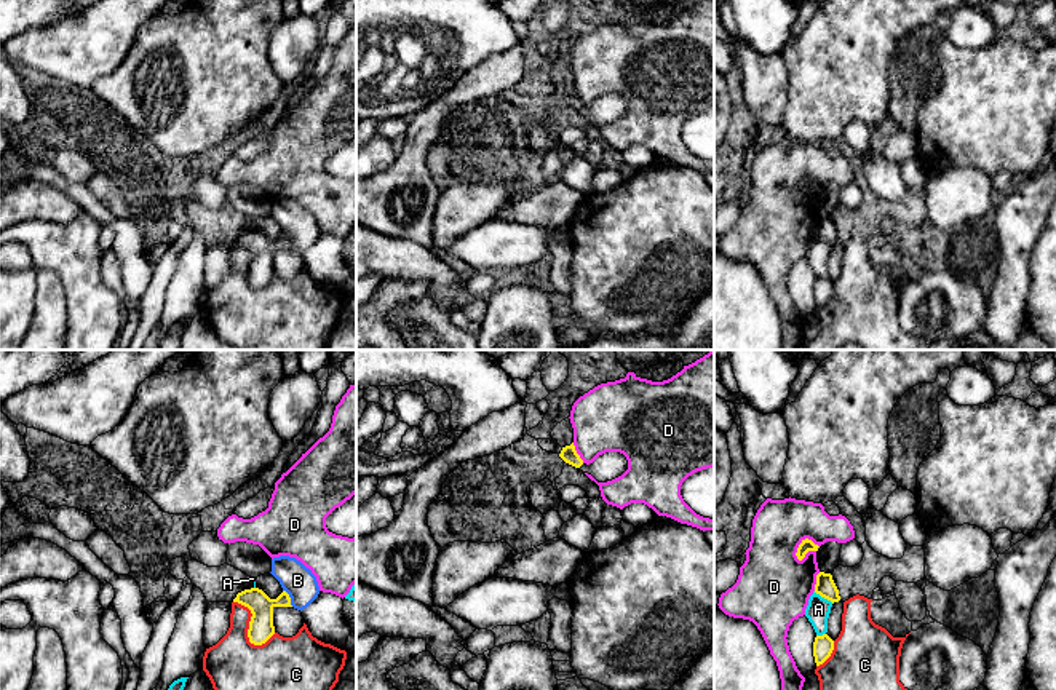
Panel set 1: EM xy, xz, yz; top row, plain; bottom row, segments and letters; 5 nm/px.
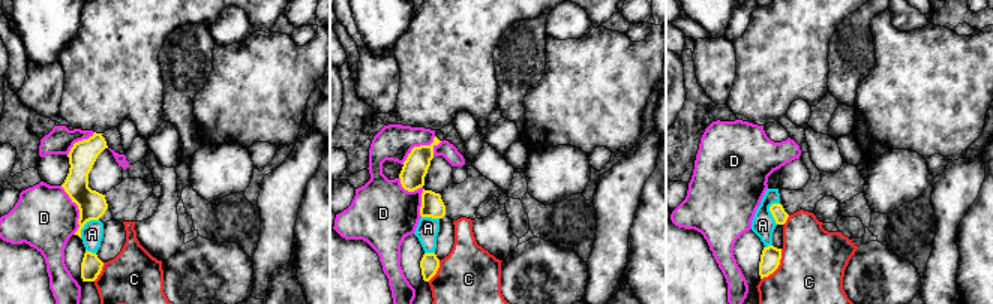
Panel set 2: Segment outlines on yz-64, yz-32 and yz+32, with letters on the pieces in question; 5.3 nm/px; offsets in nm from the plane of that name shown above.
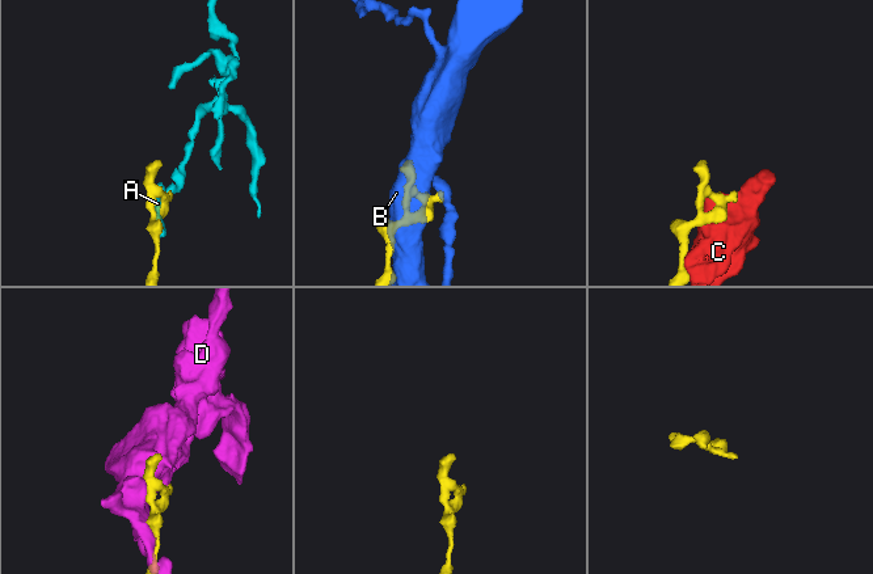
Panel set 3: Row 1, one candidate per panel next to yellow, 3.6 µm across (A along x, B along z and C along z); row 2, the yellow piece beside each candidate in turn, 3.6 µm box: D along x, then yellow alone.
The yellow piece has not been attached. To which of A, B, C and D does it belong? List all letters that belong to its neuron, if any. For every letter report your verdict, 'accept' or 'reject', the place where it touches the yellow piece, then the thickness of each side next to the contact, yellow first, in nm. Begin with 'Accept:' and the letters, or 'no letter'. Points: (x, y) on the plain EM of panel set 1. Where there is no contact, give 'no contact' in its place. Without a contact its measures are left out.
Accept: no letter
A: reject; meets yellow in yz at (823, 238); 100 nm thick on the yellow side, 120 nm on the other
B: reject; meets yellow in xy at (289, 240); 130 nm thick on the yellow side, 160 nm on the other
C: reject; meets yellow in xy at (250, 267); 130 nm thick on the yellow side, 320 nm on the other
D: reject; meets yellow in yz at (804, 182); 70 nm thick on the yellow side, 320 nm on the other

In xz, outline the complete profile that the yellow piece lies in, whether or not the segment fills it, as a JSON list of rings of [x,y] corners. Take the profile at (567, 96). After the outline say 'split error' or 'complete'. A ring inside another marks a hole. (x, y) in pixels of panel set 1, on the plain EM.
[[[574,85],[562,89],[559,99],[580,113],[591,117],[597,125],[612,123],[628,112],[628,102],[620,94],[605,94],[586,107],[577,96]]]; split error

